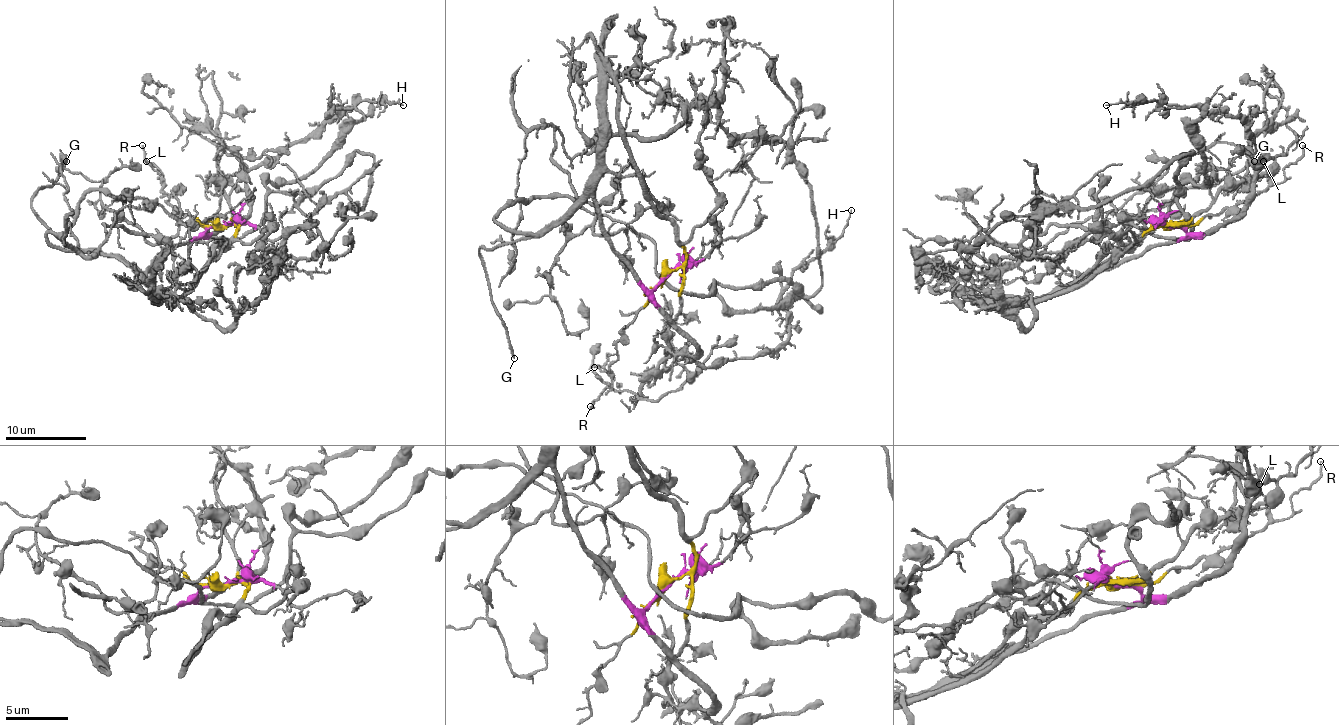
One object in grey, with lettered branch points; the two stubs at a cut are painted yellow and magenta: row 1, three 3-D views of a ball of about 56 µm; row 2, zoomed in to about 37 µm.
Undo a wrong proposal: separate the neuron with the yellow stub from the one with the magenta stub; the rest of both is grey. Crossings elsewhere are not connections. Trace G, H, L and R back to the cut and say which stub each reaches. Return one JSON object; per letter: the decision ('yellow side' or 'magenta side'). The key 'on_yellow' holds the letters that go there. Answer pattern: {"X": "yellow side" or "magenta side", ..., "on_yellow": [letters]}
{"G": "magenta side", "H": "magenta side", "L": "yellow side", "R": "yellow side", "on_yellow": ["L", "R"]}

